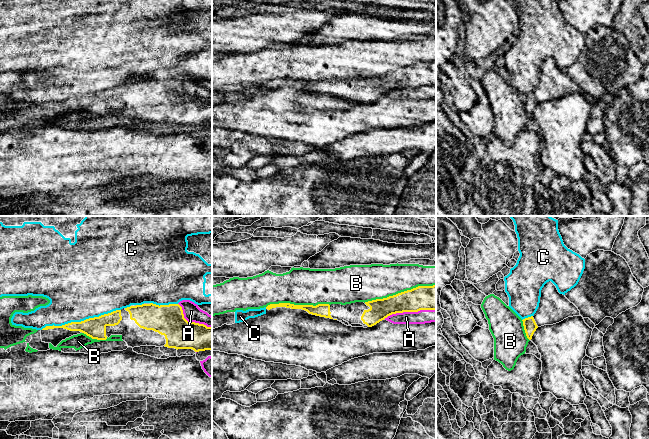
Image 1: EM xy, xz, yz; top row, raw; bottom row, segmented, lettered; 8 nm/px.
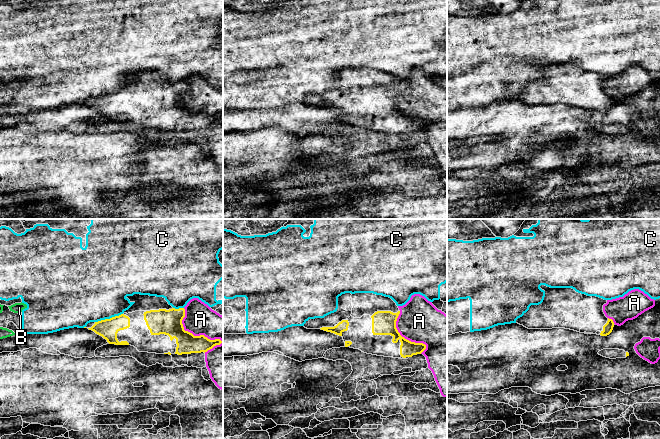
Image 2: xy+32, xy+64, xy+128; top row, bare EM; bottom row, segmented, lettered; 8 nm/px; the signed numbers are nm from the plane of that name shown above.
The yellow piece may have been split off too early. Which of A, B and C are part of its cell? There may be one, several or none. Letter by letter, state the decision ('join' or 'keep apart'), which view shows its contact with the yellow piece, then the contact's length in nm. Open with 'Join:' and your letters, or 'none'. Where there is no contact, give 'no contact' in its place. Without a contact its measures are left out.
Join: none
A: keep apart; meets yellow in xz; contact 420 nm long
B: keep apart; meets yellow in xz; contact 600 nm long
C: keep apart; meets yellow in xy; contact 650 nm long

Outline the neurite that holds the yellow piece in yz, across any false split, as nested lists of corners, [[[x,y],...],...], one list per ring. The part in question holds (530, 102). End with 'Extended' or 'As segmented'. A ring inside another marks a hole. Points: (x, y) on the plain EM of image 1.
[[[549,57],[541,66],[536,89],[522,97],[526,112],[531,116],[538,103],[553,101],[573,92],[581,92],[578,84],[565,71],[560,70],[556,62]]]. Extended

